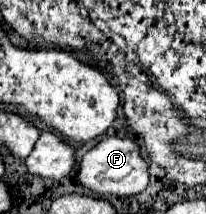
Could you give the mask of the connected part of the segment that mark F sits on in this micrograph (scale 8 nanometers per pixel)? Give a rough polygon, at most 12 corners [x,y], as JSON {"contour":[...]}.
{"contour":[[104,137],[78,181],[98,197],[142,193],[148,163],[130,137]]}

